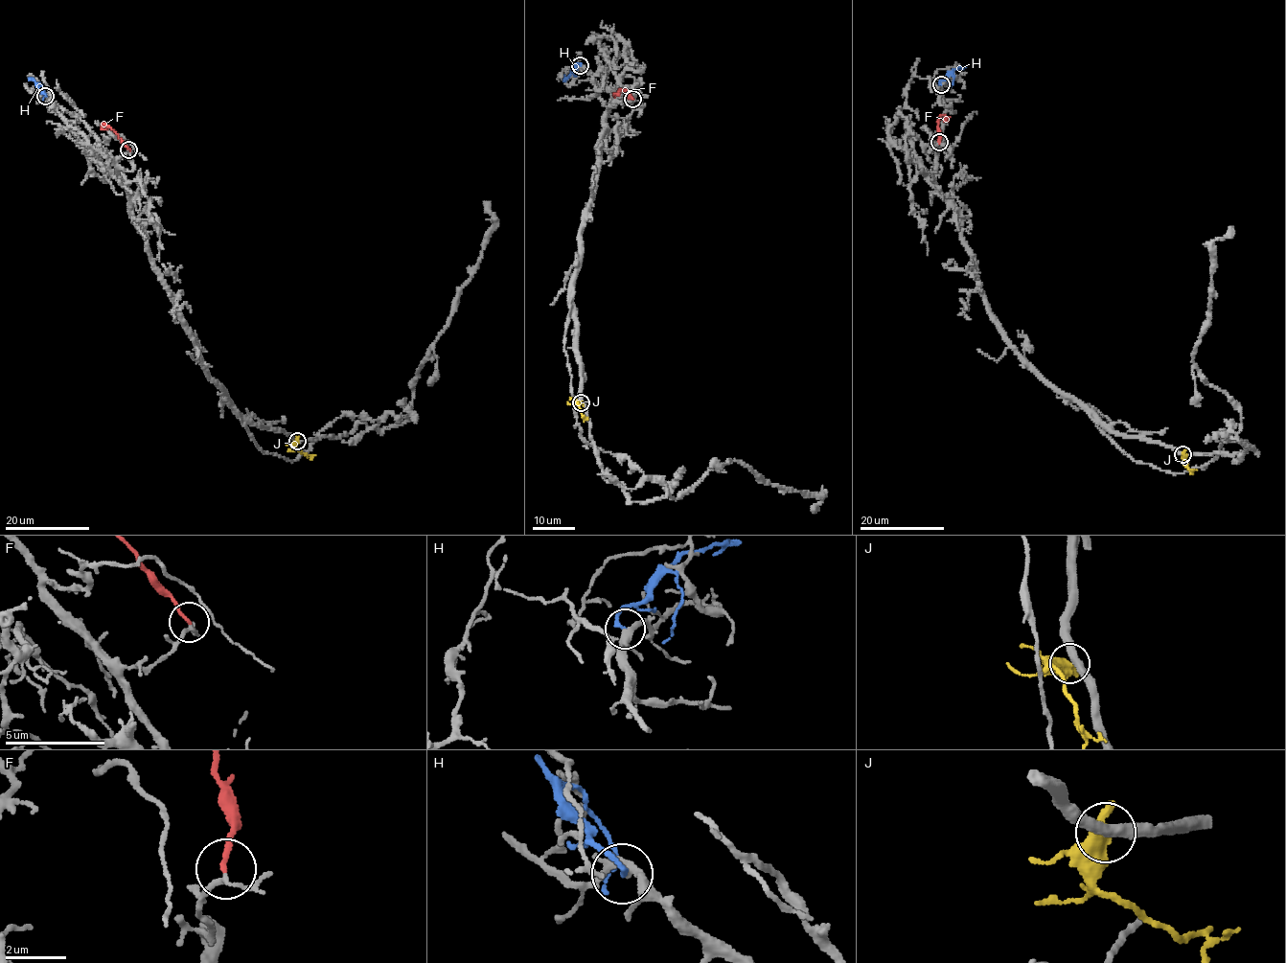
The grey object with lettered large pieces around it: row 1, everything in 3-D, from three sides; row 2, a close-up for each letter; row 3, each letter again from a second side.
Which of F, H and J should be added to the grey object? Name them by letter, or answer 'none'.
F

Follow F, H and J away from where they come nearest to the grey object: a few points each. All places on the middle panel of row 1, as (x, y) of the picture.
F: (632, 98), (626, 90), (619, 89), (615, 94), (620, 94)
H: (580, 66), (578, 63), (575, 75), (573, 72)
J: (581, 402), (577, 402), (584, 423)

